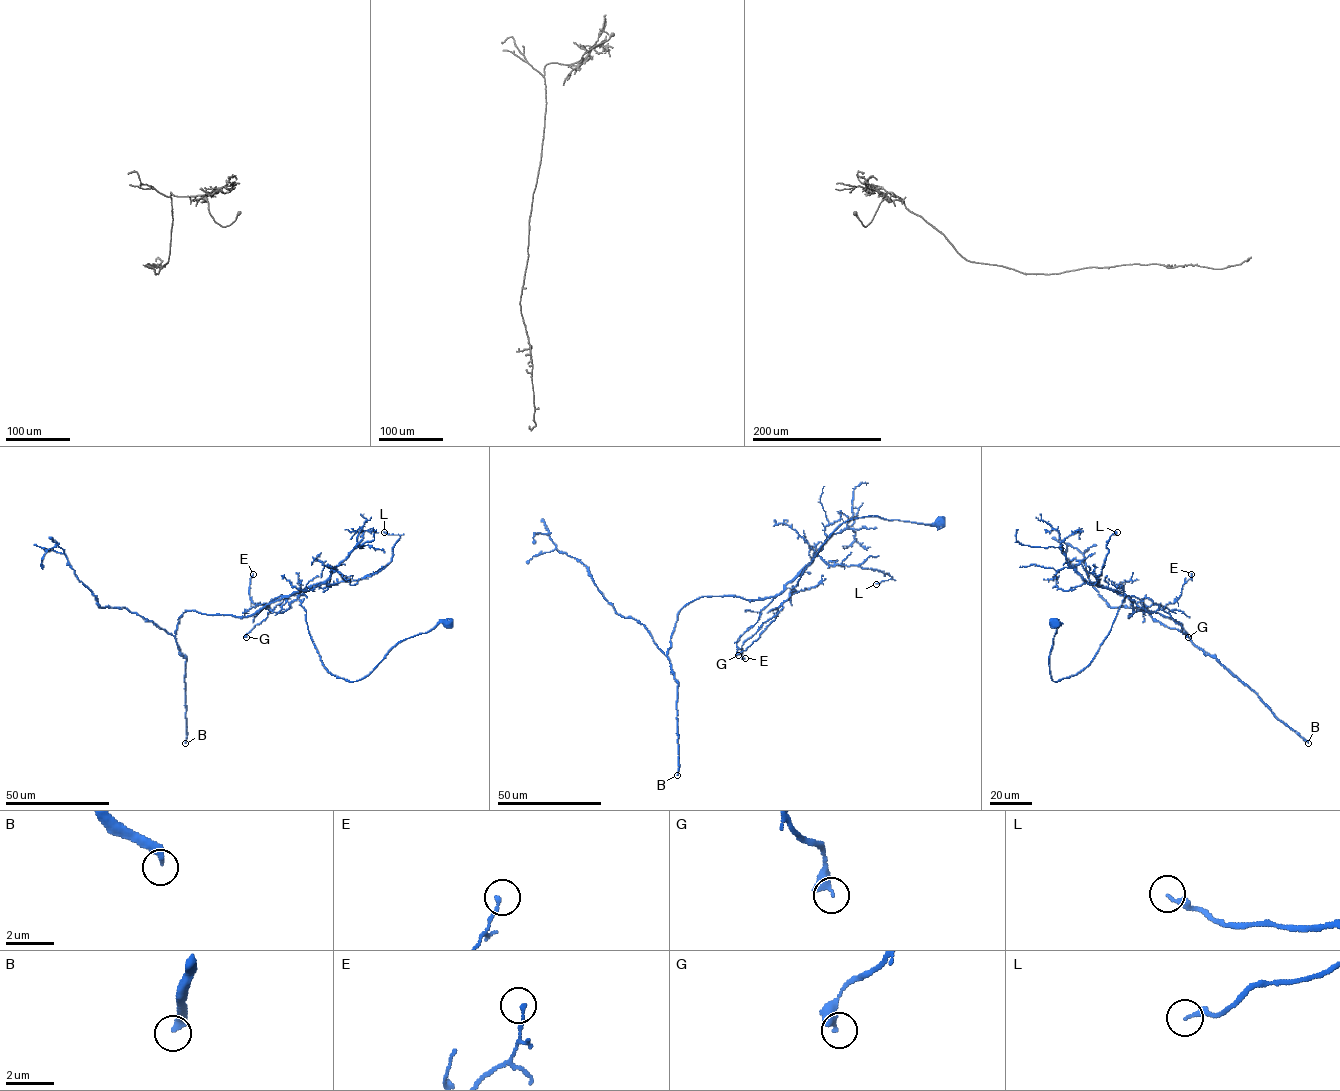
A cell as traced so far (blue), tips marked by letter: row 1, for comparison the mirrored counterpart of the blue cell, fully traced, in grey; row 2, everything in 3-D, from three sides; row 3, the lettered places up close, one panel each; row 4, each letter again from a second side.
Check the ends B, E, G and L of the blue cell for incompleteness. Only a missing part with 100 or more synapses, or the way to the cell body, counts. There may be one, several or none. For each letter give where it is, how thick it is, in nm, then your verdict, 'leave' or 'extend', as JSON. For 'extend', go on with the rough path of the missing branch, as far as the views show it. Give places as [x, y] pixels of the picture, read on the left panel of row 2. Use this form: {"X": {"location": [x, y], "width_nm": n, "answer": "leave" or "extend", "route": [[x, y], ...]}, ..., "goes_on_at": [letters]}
{"B": {"location": [185, 743], "width_nm": 340, "answer": "extend"}, "E": {"location": [253, 574], "width_nm": 130, "answer": "leave"}, "G": {"location": [246, 637], "width_nm": 380, "answer": "leave"}, "L": {"location": [384, 532], "width_nm": 200, "answer": "leave"}, "goes_on_at": ["B"]}

